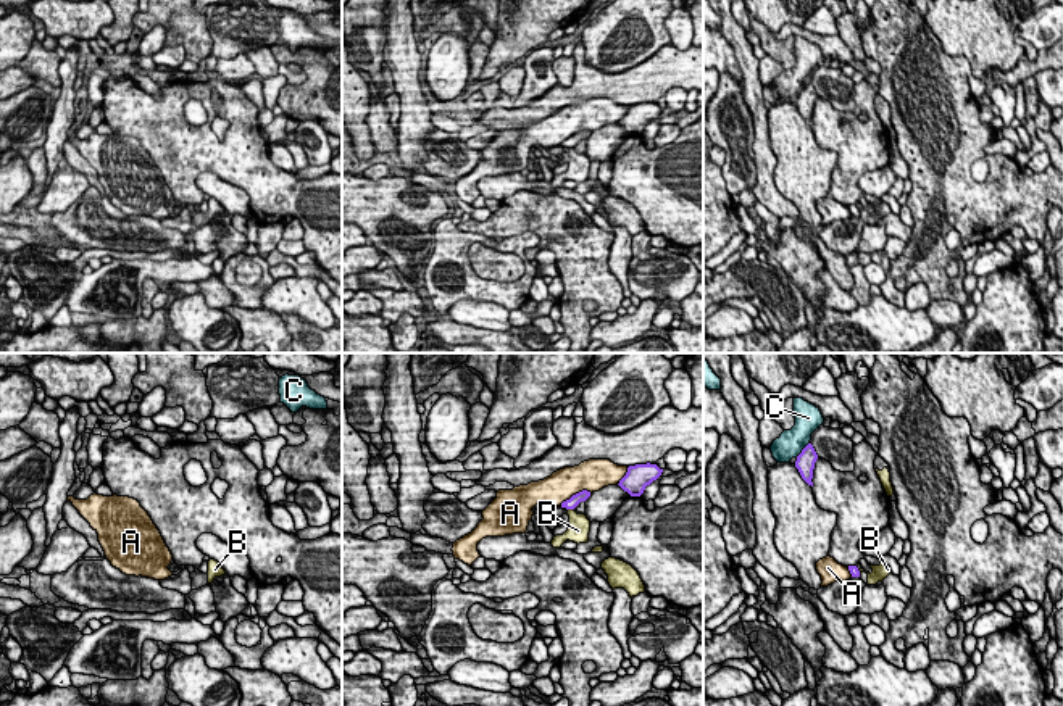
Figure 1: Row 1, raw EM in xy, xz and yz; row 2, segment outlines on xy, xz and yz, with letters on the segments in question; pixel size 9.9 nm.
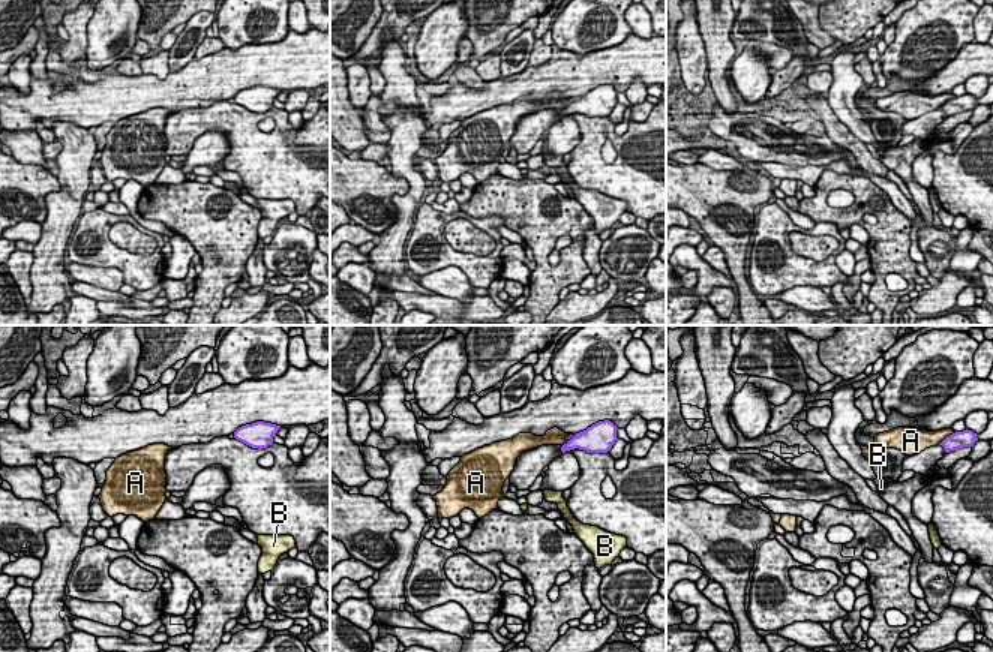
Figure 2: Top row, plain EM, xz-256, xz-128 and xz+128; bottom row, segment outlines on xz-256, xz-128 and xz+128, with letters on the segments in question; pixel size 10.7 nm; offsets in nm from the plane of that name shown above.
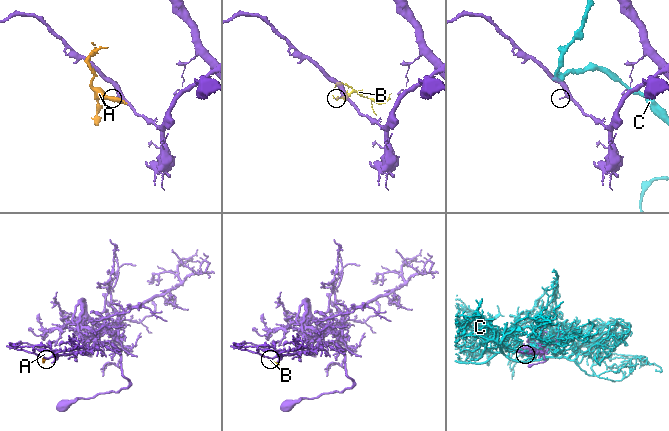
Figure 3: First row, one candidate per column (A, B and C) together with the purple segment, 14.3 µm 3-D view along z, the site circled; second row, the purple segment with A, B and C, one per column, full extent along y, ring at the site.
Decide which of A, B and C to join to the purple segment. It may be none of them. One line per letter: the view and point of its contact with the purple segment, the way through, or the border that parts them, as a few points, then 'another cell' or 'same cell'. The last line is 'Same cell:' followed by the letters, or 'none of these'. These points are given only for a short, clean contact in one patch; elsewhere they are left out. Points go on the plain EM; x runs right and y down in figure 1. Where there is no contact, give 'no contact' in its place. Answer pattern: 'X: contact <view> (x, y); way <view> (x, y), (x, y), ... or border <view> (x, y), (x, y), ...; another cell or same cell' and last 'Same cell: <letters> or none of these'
A: contact xz (576, 132); another cell
B: contact xz (571, 147); border xz (568, 147), (573, 149); another cell
C: contact yz (802, 89); another cell
Same cell: none of these

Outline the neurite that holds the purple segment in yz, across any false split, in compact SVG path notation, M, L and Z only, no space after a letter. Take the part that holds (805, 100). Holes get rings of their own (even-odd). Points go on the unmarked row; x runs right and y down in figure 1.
M808 82L802 92L797 95L797 100L795 100L795 106L798 108L802 118L813 126L813 108L815 108L815 102L818 98L818 93L813 87L811 82Z

